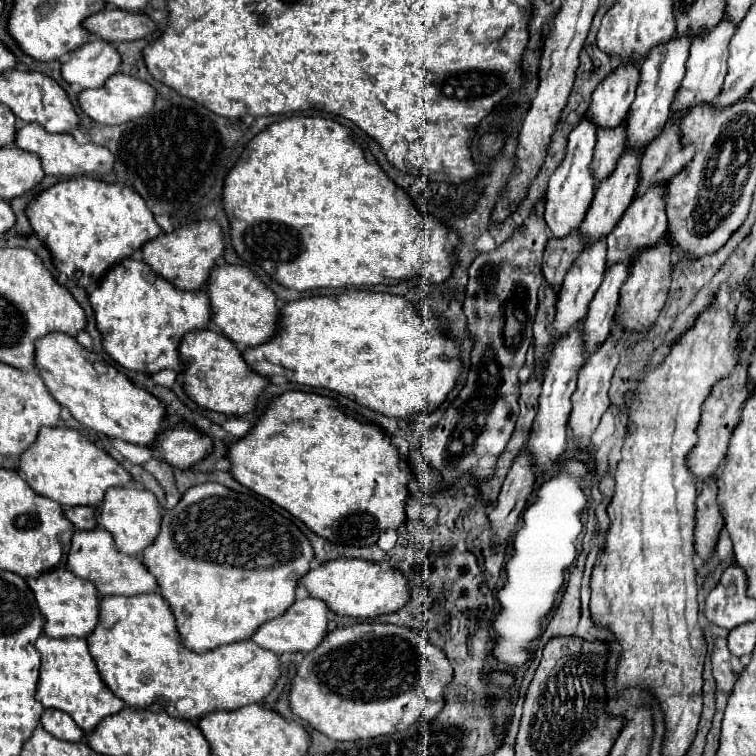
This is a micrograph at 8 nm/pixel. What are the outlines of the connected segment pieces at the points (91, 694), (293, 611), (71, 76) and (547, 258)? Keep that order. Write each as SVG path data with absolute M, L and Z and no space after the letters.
M41 635L35 641L35 649L41 655L41 673L39 673L39 681L37 681L35 699L43 707L53 707L53 709L59 709L59 711L71 715L71 719L85 733L93 731L101 723L103 717L119 713L125 707L125 703L121 703L109 691L109 687L105 687L105 683L101 683L101 675L93 663L93 657L89 655L89 647L87 647L85 639L77 639L77 637L49 639L49 637Z
M301 599L301 601L295 601L287 611L285 615L281 617L275 617L273 621L267 621L263 623L253 635L251 635L251 641L257 643L259 647L267 649L267 651L273 651L273 653L287 653L287 651L313 651L321 639L327 635L327 613L329 609L325 607L325 603L321 603L319 599Z
M89 37L85 45L71 51L69 57L61 63L61 77L69 85L75 83L83 89L101 87L109 75L117 73L117 67L119 55L113 51L113 45L103 39Z
M579 231L565 239L549 239L545 255L543 255L543 277L547 279L549 287L559 293L565 273L573 267L579 253L583 251L583 243Z

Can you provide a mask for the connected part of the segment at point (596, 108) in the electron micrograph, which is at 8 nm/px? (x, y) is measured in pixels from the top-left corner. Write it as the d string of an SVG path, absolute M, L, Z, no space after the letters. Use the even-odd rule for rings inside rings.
M617 67L593 93L593 101L589 105L589 119L597 129L601 127L617 127L625 121L629 107L635 99L639 71L633 67Z

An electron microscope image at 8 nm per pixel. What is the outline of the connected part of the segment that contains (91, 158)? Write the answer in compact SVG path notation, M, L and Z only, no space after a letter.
M37 123L21 125L15 133L15 145L27 153L33 153L41 159L41 167L45 175L55 177L73 177L73 175L93 175L93 177L109 177L113 173L113 155L105 151L103 145L85 143L79 145L71 135L53 135L47 133L43 127L37 127Z

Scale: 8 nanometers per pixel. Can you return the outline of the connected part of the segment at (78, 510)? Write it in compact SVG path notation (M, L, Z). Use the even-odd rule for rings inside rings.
M65 507L65 517L73 523L75 529L95 529L95 509L93 507Z

